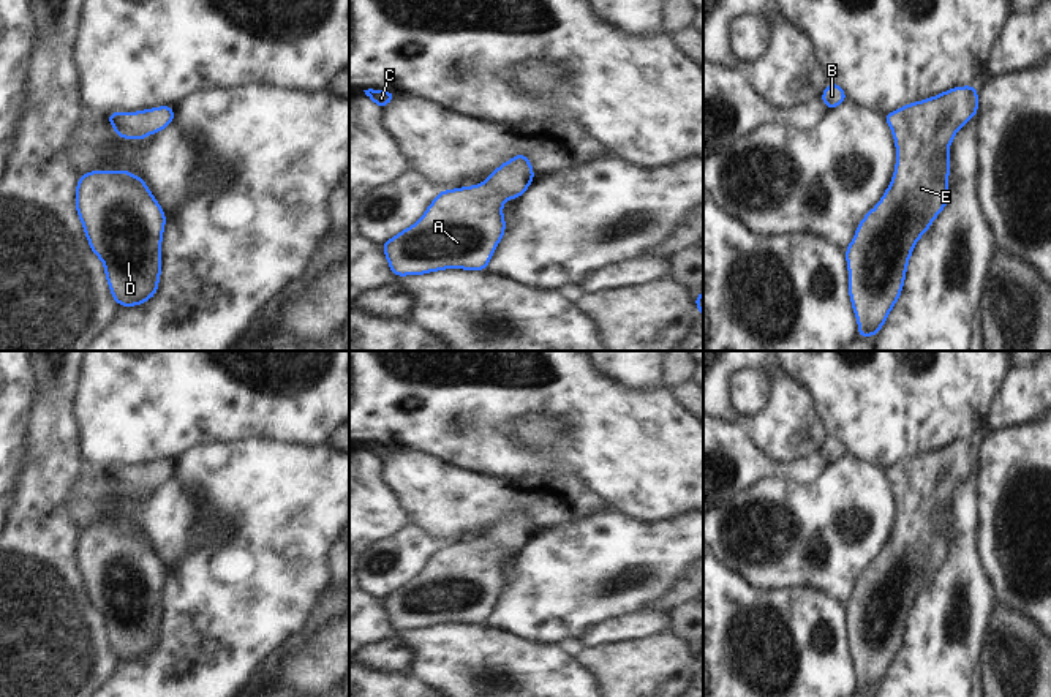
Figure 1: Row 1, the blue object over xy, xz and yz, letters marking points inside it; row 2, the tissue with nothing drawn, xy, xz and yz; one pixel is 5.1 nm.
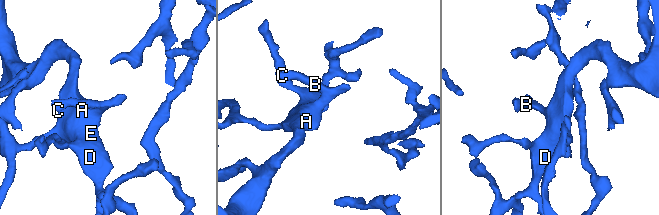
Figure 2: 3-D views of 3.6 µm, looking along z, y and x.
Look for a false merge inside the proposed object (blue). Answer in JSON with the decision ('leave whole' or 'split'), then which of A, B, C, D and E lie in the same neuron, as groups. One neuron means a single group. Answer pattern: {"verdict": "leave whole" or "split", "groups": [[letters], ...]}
{"verdict": "leave whole", "groups": [["A", "B", "C", "D", "E"]]}

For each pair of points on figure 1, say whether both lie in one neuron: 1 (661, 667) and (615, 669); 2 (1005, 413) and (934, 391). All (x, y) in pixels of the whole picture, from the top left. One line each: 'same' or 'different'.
1: same
2: different

